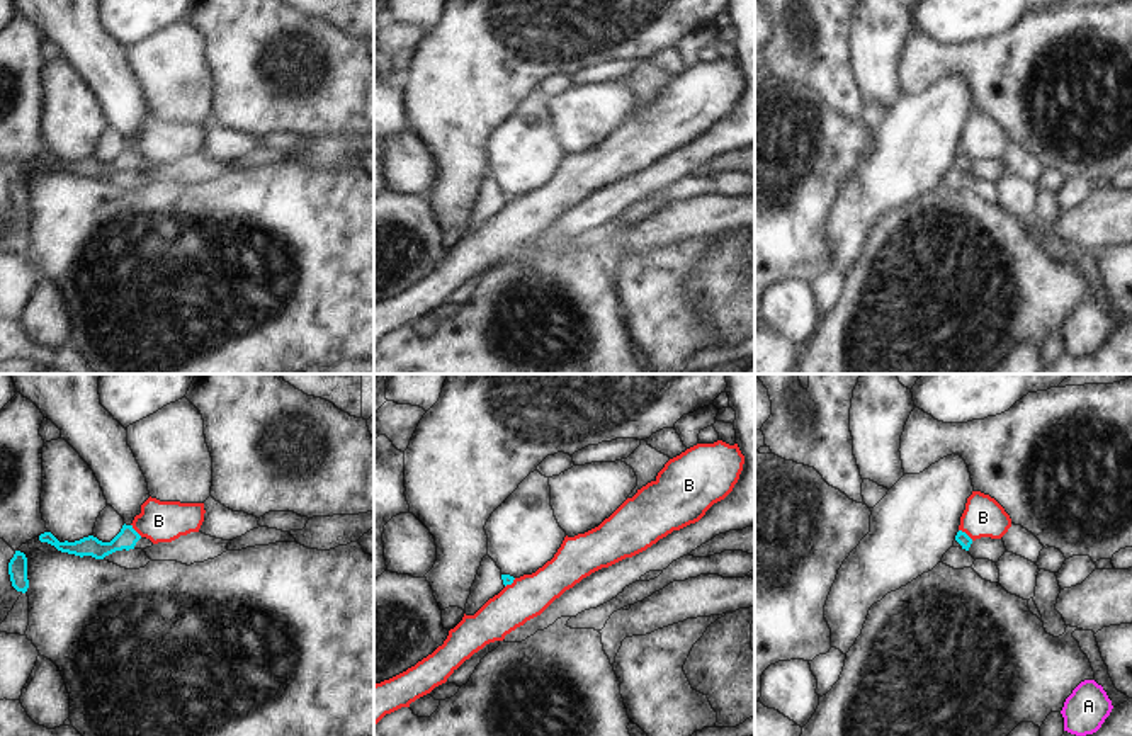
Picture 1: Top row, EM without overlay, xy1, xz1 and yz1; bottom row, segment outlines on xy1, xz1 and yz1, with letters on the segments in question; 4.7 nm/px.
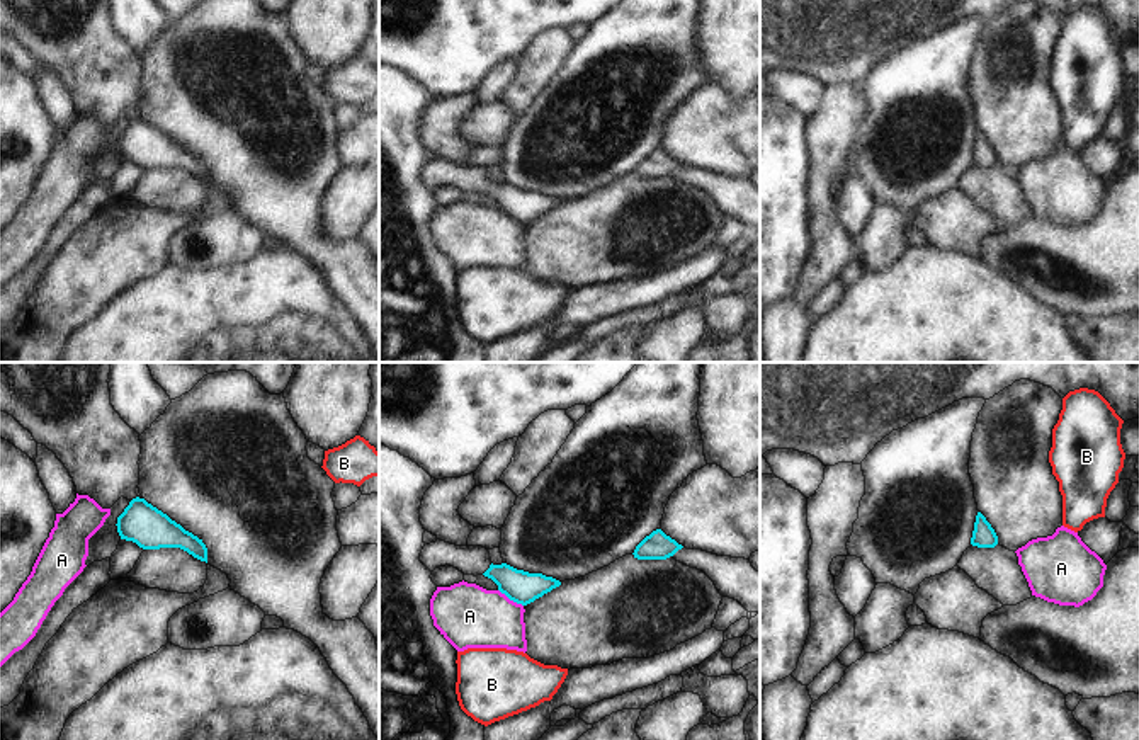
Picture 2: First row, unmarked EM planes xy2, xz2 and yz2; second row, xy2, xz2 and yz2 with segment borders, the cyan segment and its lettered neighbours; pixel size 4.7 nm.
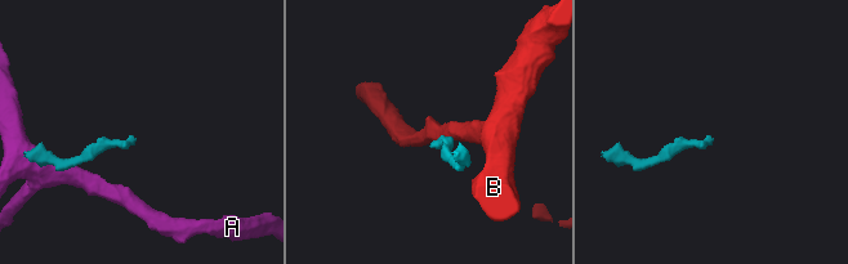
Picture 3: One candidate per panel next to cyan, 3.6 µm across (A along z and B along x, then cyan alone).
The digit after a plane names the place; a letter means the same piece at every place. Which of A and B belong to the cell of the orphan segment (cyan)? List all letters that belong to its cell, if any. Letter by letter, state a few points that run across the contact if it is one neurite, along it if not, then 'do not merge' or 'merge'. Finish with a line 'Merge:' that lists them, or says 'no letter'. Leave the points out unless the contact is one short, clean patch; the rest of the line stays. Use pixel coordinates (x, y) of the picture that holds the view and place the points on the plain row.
A: line xz2 (498, 208), (522, 225); do not merge
B: line yz1 (959, 148), (973, 158); do not merge
Merge: no letter

